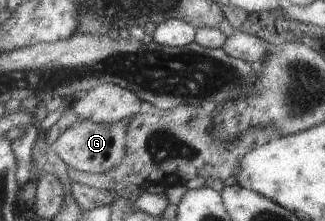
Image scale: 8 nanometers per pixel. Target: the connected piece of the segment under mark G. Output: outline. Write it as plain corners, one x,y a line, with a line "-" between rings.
134,117
121,119
117,123
105,123
89,121
83,118
77,119
63,133
60,133
53,143
53,154
70,167
87,171
89,173
107,173
118,167
127,153
127,127

